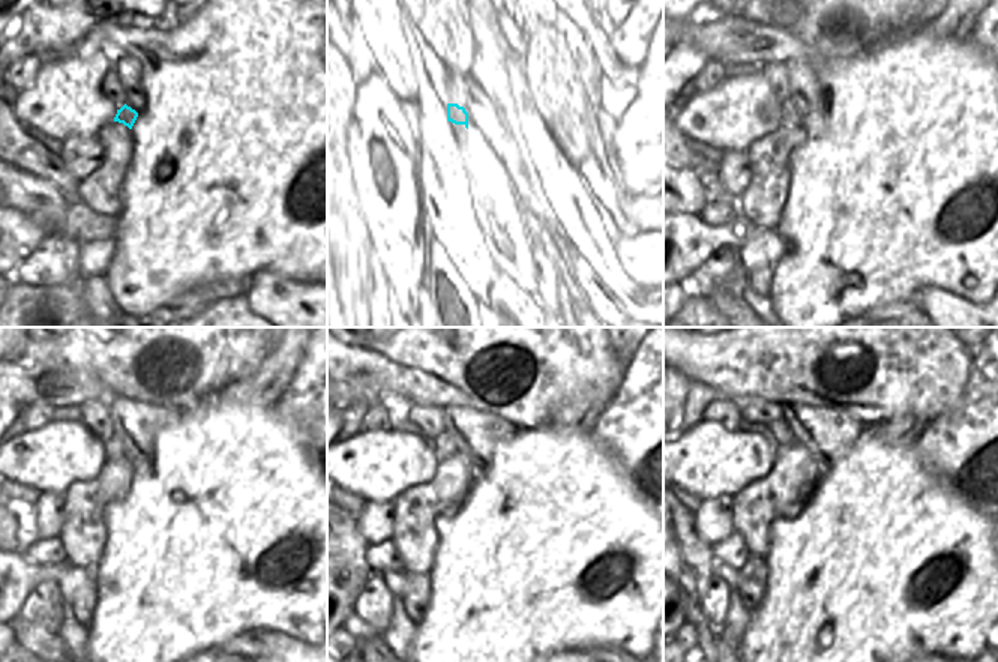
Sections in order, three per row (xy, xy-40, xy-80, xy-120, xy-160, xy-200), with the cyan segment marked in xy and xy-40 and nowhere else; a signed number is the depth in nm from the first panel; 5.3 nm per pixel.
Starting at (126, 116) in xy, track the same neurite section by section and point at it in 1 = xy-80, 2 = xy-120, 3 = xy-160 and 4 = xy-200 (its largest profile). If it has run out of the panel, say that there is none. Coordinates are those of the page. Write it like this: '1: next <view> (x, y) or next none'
1: next xy-80 (788, 114)
2: next xy-120 (113, 446)
3: next xy-160 (444, 445)
4: next xy-200 (779, 430)

